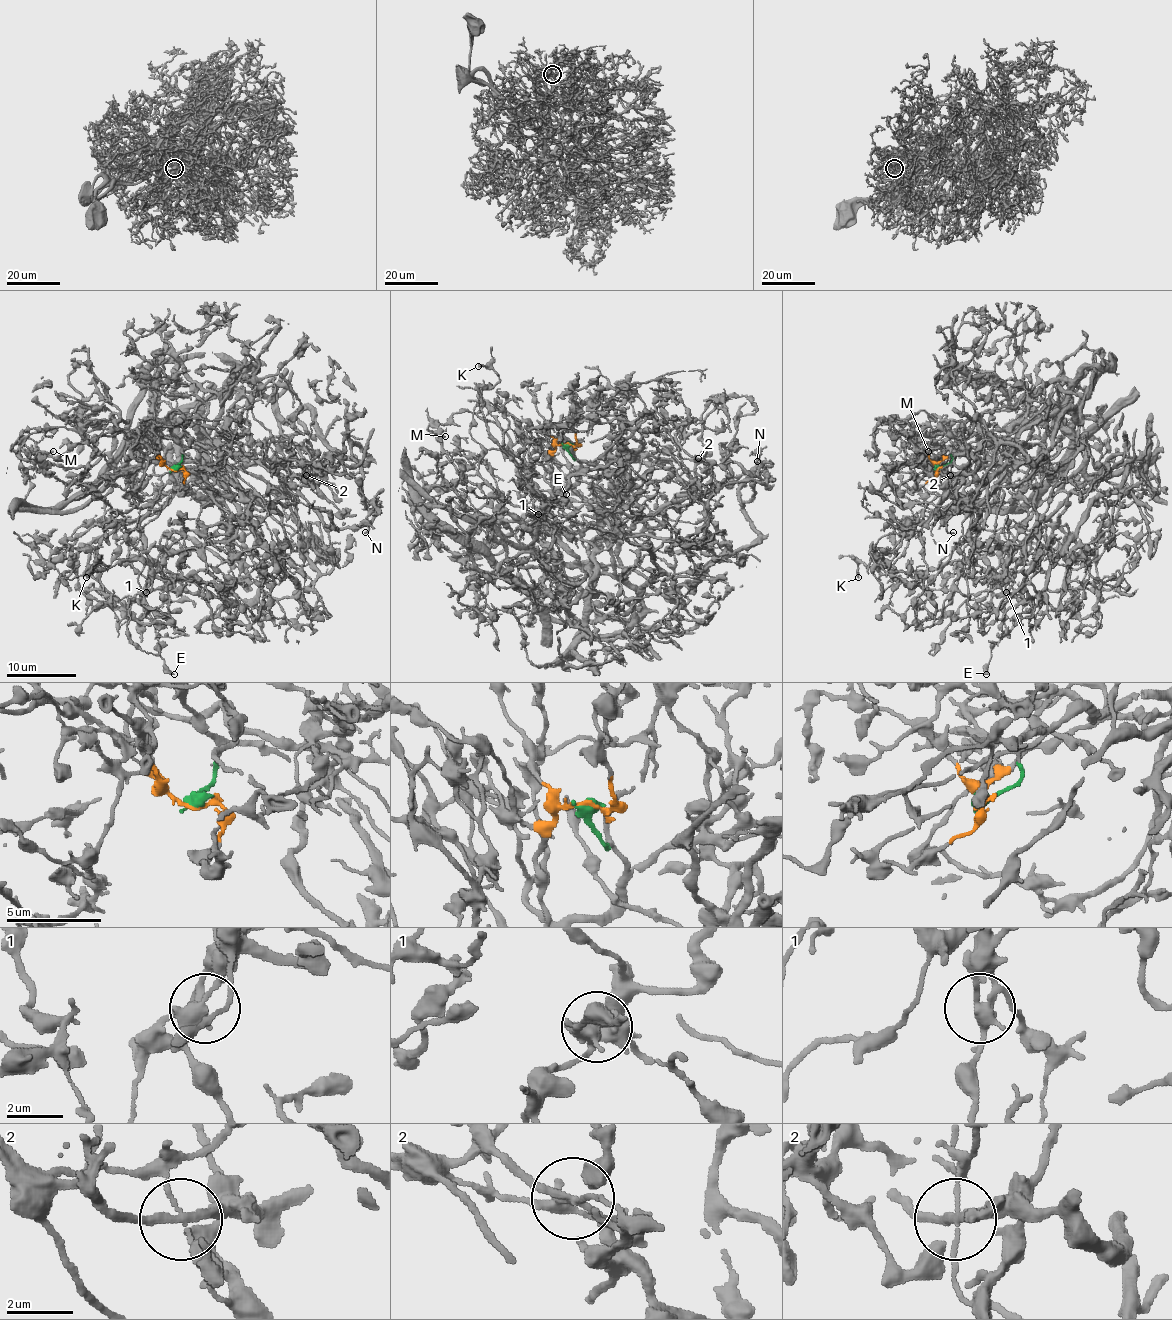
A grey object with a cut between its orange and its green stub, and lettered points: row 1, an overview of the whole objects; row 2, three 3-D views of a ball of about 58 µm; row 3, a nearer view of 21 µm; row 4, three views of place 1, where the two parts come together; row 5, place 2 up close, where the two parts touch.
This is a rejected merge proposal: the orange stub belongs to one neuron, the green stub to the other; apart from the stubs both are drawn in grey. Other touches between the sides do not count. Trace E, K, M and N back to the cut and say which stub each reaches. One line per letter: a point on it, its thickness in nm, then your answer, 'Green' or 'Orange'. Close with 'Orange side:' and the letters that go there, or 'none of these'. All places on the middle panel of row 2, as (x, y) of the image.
E: Place: (566, 494). Thickness 360 nm. Orange
K: Place: (478, 366). Thickness 340 nm. Orange
M: Place: (445, 436). Thickness 240 nm. Green
N: Place: (757, 461). Thickness 240 nm. Green
Orange side: E, K

